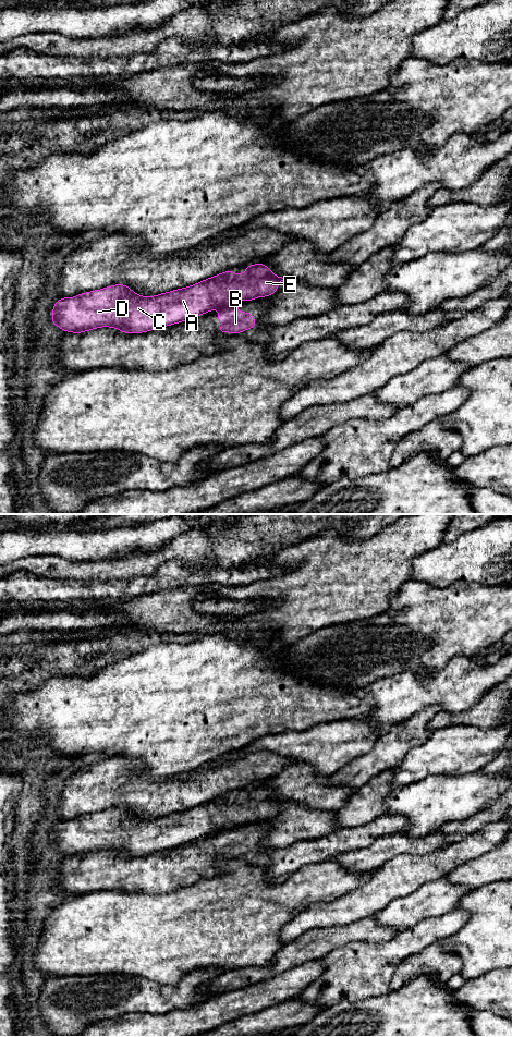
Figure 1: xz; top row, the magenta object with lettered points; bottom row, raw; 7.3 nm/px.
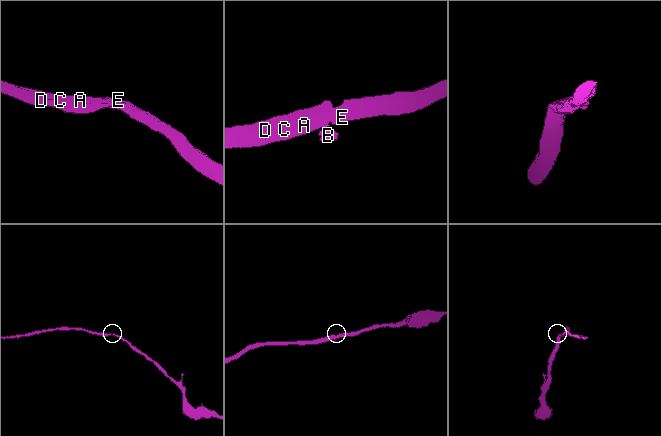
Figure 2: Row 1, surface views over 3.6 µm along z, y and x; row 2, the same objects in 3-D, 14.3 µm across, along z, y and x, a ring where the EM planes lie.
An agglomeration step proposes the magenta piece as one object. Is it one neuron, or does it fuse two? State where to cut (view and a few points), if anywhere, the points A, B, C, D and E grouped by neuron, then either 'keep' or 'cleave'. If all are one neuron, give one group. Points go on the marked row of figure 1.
xz (233, 305), (224, 307) | A C D E / B | cleave

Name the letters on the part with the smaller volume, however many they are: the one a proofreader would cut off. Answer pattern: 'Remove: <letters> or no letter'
Remove: B

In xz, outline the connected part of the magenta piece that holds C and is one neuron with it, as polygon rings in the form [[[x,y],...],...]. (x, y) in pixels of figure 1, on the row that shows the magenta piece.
[[[257,263],[247,265],[240,276],[234,270],[228,270],[193,285],[154,296],[137,295],[126,284],[113,284],[73,297],[59,298],[51,309],[51,322],[68,333],[84,333],[102,327],[117,328],[122,333],[149,332],[202,316],[218,307],[235,306],[240,297],[245,302],[268,297],[277,292],[283,280],[287,279],[275,274],[264,263]]]

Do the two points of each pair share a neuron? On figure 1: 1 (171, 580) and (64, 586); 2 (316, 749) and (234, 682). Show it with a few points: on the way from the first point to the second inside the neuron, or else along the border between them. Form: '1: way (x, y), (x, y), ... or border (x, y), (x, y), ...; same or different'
1: way (145, 585), (126, 589), (90, 589); same
2: border (318, 722), (306, 730), (284, 731), (269, 735); different

